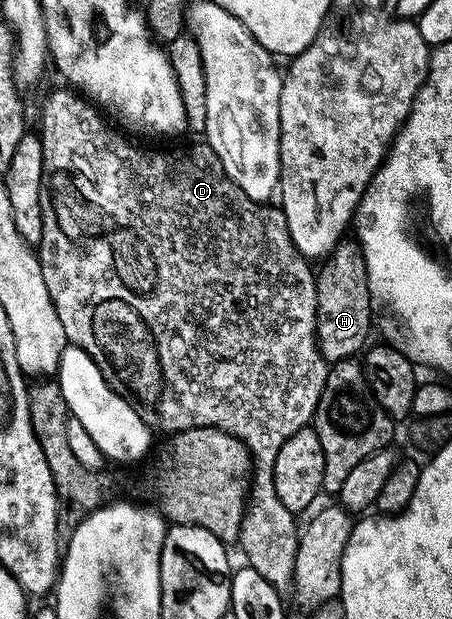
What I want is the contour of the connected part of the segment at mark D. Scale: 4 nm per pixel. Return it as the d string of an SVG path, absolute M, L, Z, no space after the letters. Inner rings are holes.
M57 91L49 100L45 103L45 108L41 111L41 131L39 130L39 138L42 145L42 173L44 175L43 191L47 196L47 210L42 217L42 239L39 246L36 248L37 258L41 261L41 272L43 273L43 285L47 285L47 293L51 295L51 301L55 305L55 313L59 315L59 325L63 325L63 333L66 340L74 347L82 347L82 349L90 355L95 361L95 365L103 373L105 382L108 383L109 388L114 391L115 394L121 395L131 403L131 395L127 391L127 387L123 389L123 385L119 385L117 381L121 381L119 377L113 377L113 373L107 369L111 365L107 365L107 359L99 359L99 355L103 355L103 351L107 349L97 333L95 333L95 325L91 325L91 321L95 319L105 319L105 313L103 317L99 317L97 309L103 305L103 303L109 303L109 301L117 301L125 307L129 307L131 311L135 313L141 313L143 315L143 303L141 305L135 305L135 297L137 297L137 277L139 275L133 275L133 285L127 283L123 279L123 275L119 273L119 267L117 267L117 247L115 247L115 241L113 239L115 235L129 235L129 243L137 243L141 245L145 251L147 251L147 257L149 257L149 263L147 269L149 269L149 281L145 287L153 287L153 283L159 281L159 277L167 277L167 281L163 279L163 283L167 283L169 287L169 269L173 269L171 273L171 279L181 287L185 289L185 297L189 299L189 303L181 303L181 299L177 301L175 299L175 307L181 309L183 305L183 315L181 315L181 325L179 329L173 329L175 331L175 341L169 343L171 347L171 361L173 361L173 367L175 367L175 377L177 377L177 389L175 389L175 397L173 397L173 405L171 405L171 395L167 391L167 397L165 397L165 403L161 405L161 413L163 413L163 425L167 425L167 433L176 433L179 431L185 431L189 427L218 427L223 429L227 433L231 433L231 437L235 437L239 441L243 441L243 445L247 445L249 450L249 457L253 460L253 470L251 472L251 482L249 485L249 497L245 505L245 516L241 522L241 538L239 540L239 548L245 554L244 562L248 566L255 569L255 573L264 575L266 577L274 577L273 575L285 575L285 577L292 576L295 569L295 553L297 552L297 537L299 534L299 523L296 523L294 512L287 509L287 505L283 505L283 501L279 501L279 493L275 493L275 457L279 457L279 449L283 449L283 441L287 441L287 437L291 437L301 427L310 426L312 417L317 411L319 405L319 397L323 393L325 388L325 382L329 376L330 364L325 358L321 356L321 350L317 347L317 276L314 268L310 265L310 262L304 255L299 253L299 249L291 241L289 236L289 230L287 229L287 221L285 215L281 211L280 206L273 205L273 207L267 207L264 202L258 202L256 199L249 199L247 193L243 193L243 189L239 189L239 185L235 185L235 181L231 181L227 177L227 173L223 169L223 161L219 161L219 157L209 148L208 142L200 141L194 147L189 147L186 151L144 151L141 147L136 147L129 139L124 139L123 136L117 135L111 131L108 131L109 127L105 124L106 116L102 114L100 110L88 98L82 97L80 94L69 91ZM57 175L65 175L69 185L73 187L73 191L87 203L91 205L93 209L87 209L85 213L93 215L93 217L85 217L87 225L83 229L79 229L77 233L73 233L73 225L77 225L83 215L83 211L79 215L69 215L71 211L59 211L61 215L57 215L57 197L55 197L55 183L53 179ZM67 215L69 215L69 231L65 227L65 223L61 225L59 217L63 221L67 221Z

